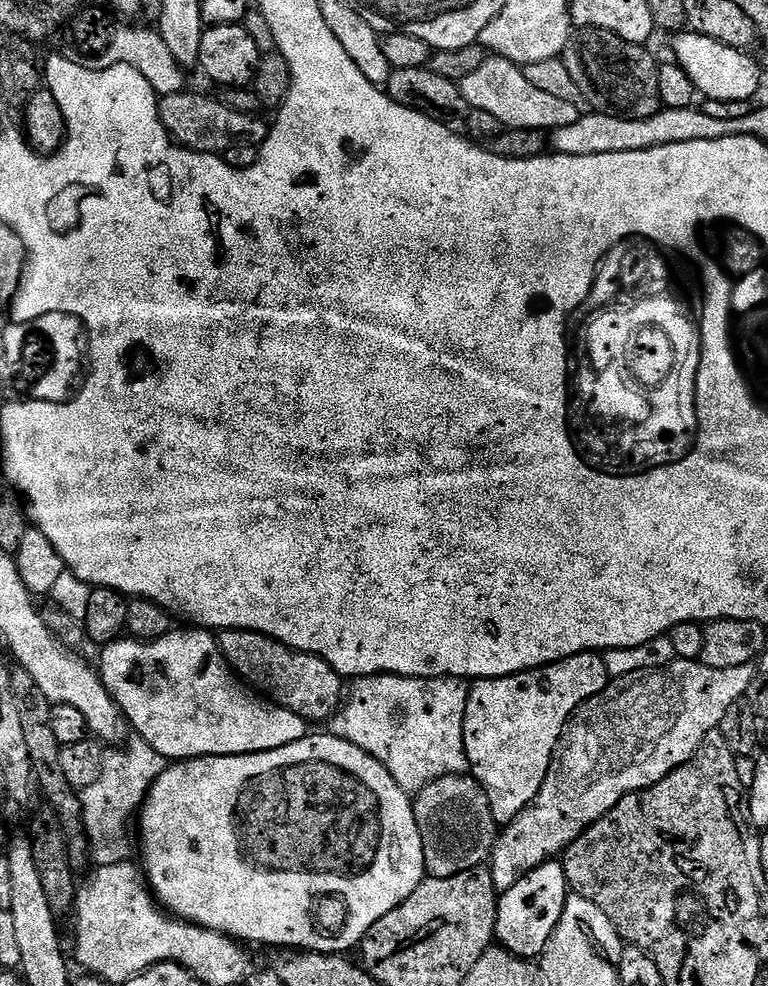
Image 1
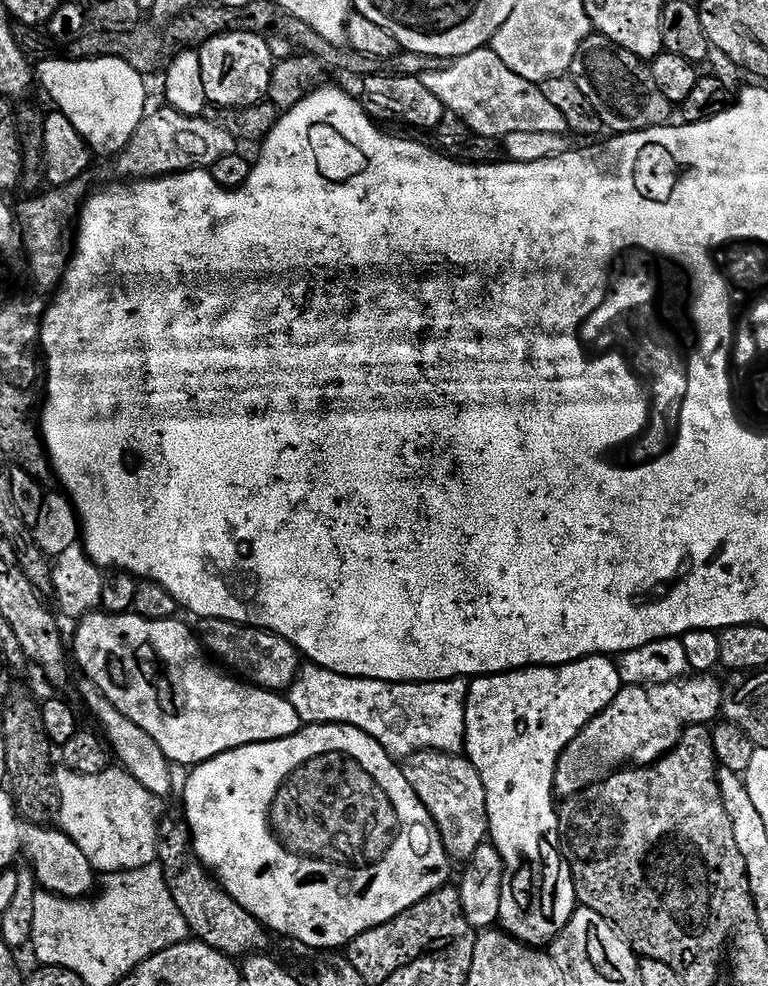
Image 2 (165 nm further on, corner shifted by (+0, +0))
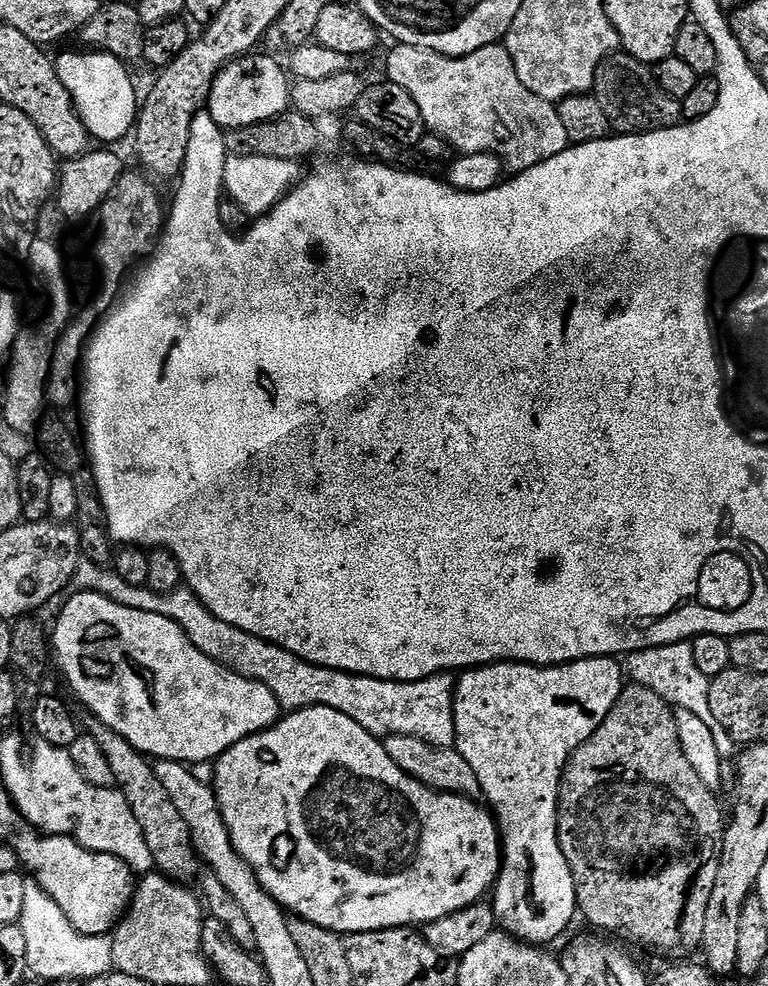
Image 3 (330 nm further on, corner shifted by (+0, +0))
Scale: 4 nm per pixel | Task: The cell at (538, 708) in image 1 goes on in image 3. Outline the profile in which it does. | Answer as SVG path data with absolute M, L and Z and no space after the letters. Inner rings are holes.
M591 656L585 660L575 660L569 664L558 664L555 666L541 666L539 664L518 664L505 662L503 664L486 664L483 668L470 668L459 673L456 681L456 751L470 762L470 770L478 778L483 799L490 809L500 830L502 841L502 855L500 857L500 872L496 876L494 895L490 903L496 912L497 925L509 936L523 940L526 944L533 946L548 946L551 940L556 940L572 924L572 919L577 919L578 909L576 906L576 883L570 874L570 866L566 862L566 854L562 854L558 842L558 826L556 825L556 809L560 807L560 779L564 773L564 767L572 757L572 752L602 726L606 714L614 710L614 702L618 702L621 692L626 687L626 672L619 659L611 656Z

